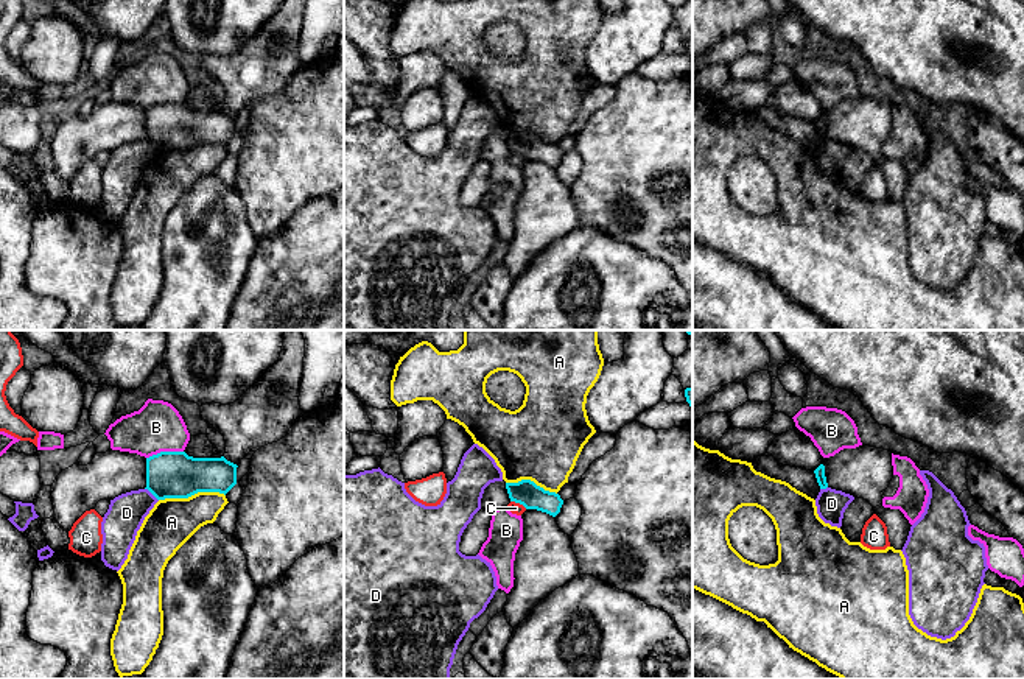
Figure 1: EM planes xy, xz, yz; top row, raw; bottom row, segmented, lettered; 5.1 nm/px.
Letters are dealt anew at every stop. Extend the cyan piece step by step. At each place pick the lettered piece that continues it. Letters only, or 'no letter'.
no letter

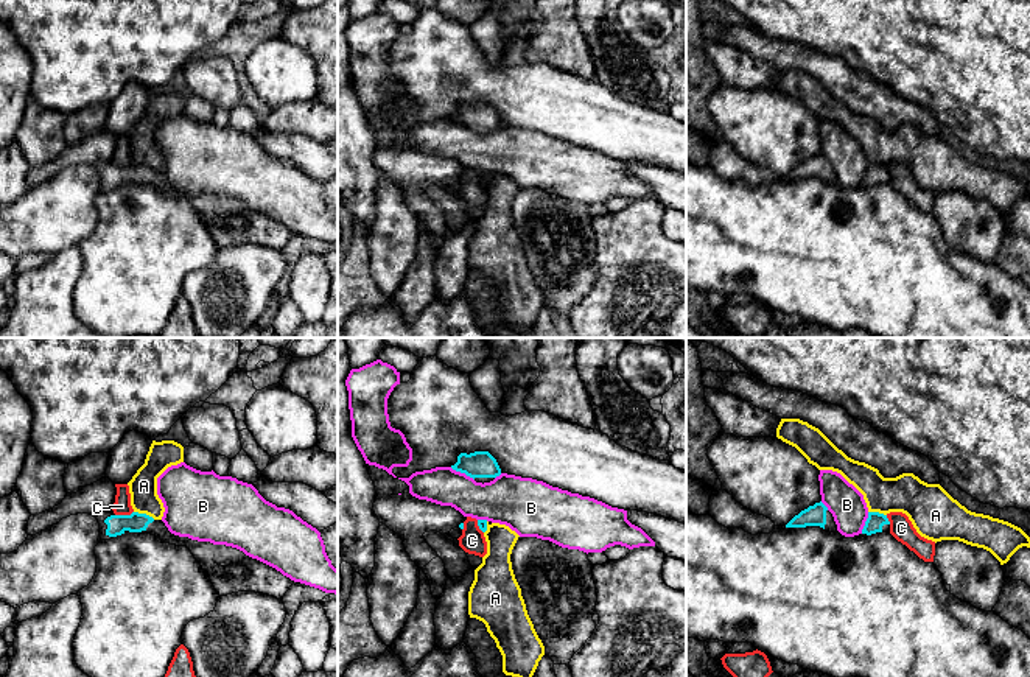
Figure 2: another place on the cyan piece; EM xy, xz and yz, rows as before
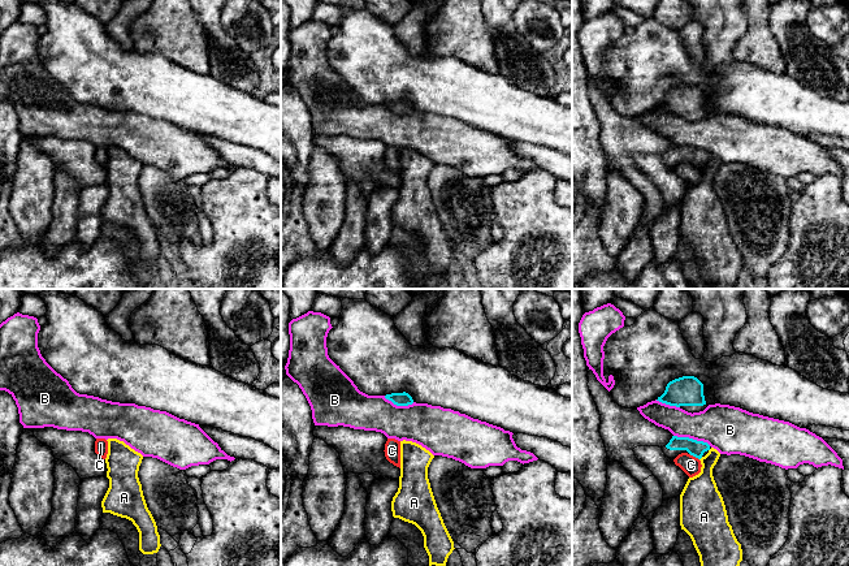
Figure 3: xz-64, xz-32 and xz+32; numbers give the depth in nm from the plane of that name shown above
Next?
no letter

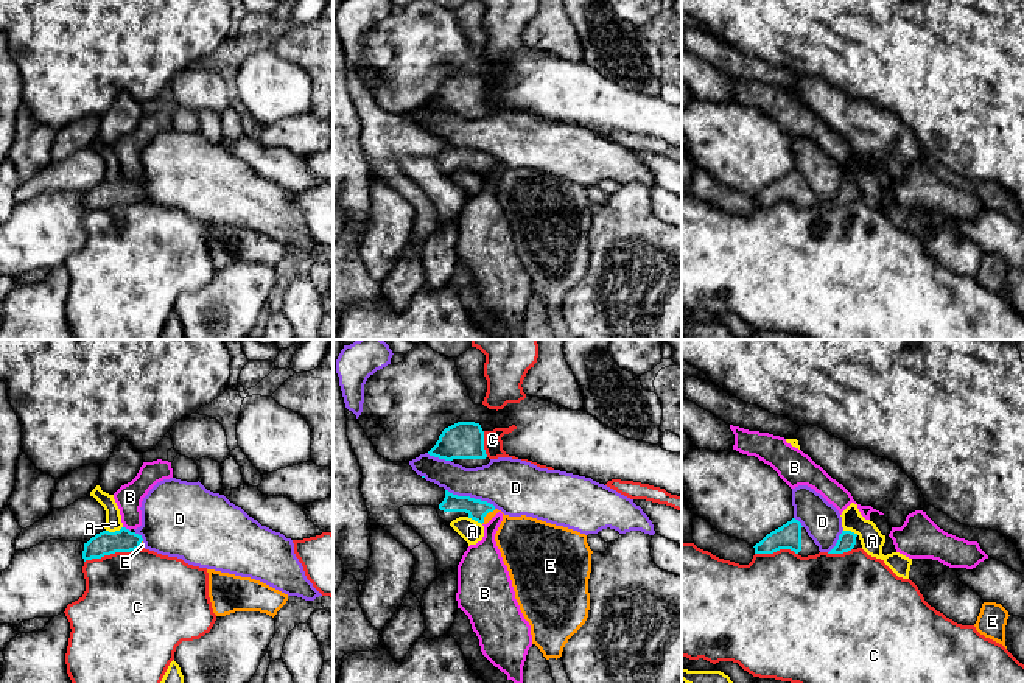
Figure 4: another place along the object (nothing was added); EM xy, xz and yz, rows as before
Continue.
E

